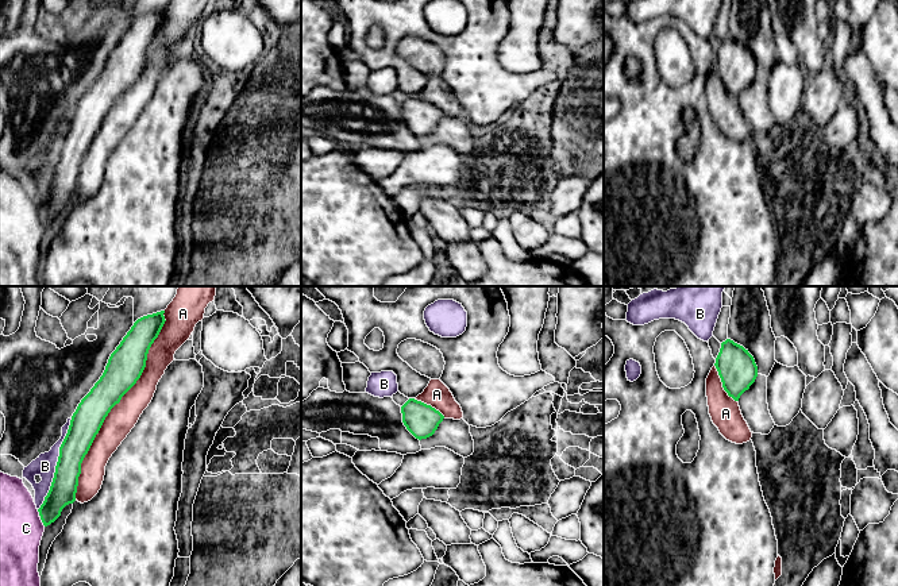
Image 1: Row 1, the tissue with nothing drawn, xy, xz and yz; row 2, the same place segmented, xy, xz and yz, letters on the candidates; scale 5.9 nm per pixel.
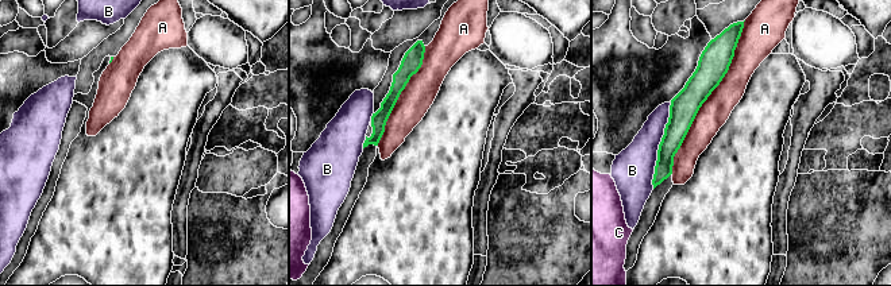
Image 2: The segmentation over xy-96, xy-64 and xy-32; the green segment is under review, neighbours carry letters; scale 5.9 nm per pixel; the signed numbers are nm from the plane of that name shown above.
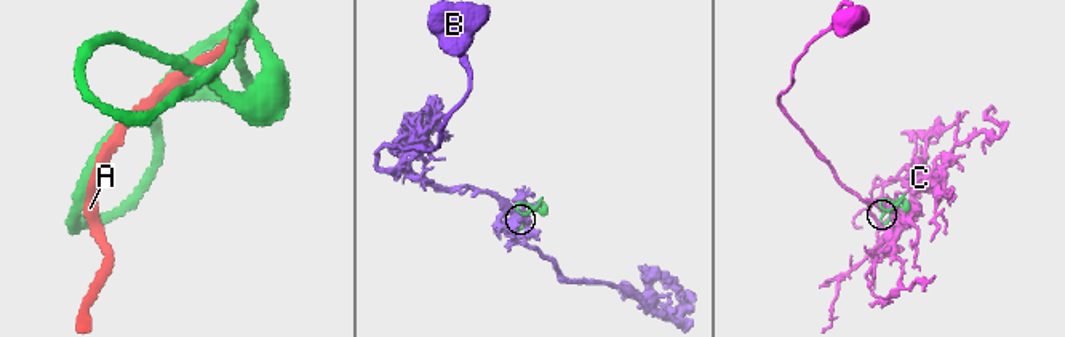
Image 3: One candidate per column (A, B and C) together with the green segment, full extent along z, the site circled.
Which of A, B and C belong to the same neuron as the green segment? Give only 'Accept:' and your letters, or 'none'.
Accept: A

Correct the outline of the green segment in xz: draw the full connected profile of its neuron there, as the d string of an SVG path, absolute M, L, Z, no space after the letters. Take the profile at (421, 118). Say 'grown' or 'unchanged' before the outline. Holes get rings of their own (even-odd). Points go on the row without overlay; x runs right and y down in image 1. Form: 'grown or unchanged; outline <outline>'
unchanged; outline M415 96L401 104L401 111L404 123L419 138L432 134L444 116L439 108Z

